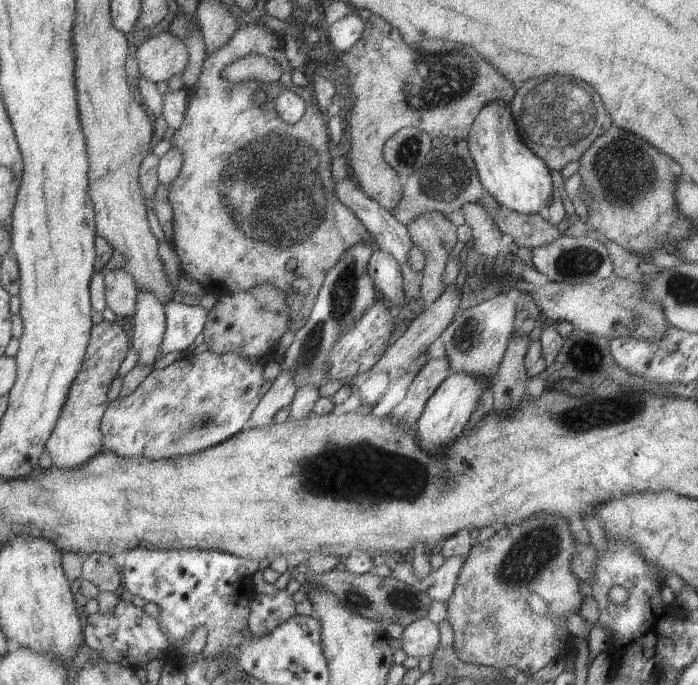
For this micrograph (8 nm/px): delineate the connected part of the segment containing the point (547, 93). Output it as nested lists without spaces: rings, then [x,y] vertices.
[[[558,74],[537,88],[540,98],[536,98],[536,89],[524,96],[516,126],[524,144],[542,158],[550,170],[560,172],[568,162],[580,160],[592,143],[614,124],[596,90],[580,80]]]

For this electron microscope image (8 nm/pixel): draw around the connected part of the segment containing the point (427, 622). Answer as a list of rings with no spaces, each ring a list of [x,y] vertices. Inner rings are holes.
[[[429,617],[421,618],[404,628],[400,636],[403,642],[401,649],[406,652],[407,656],[419,659],[422,656],[432,656],[438,648],[441,633],[438,625]]]

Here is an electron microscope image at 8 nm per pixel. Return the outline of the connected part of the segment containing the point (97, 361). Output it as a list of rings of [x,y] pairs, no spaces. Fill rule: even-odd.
[[[119,320],[113,323],[103,321],[93,326],[85,362],[70,388],[68,399],[60,414],[61,418],[58,418],[58,423],[46,444],[53,465],[58,469],[79,468],[104,450],[101,421],[109,404],[108,389],[117,378],[120,365],[128,355],[128,340],[129,337]]]

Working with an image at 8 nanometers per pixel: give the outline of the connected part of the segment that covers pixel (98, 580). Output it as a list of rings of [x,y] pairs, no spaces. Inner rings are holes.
[[[91,553],[84,562],[81,578],[92,582],[99,593],[115,593],[122,584],[121,571],[112,555]]]

